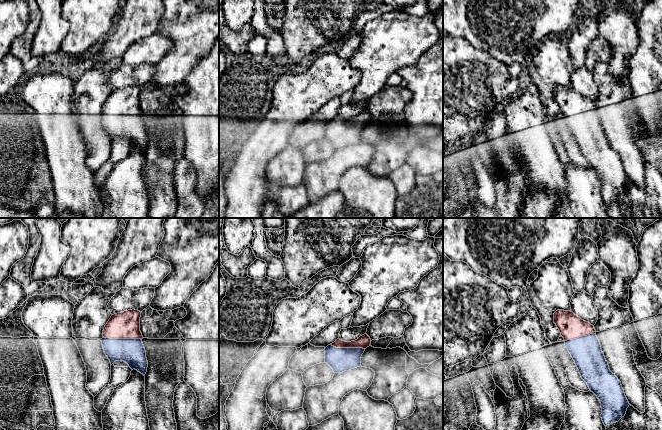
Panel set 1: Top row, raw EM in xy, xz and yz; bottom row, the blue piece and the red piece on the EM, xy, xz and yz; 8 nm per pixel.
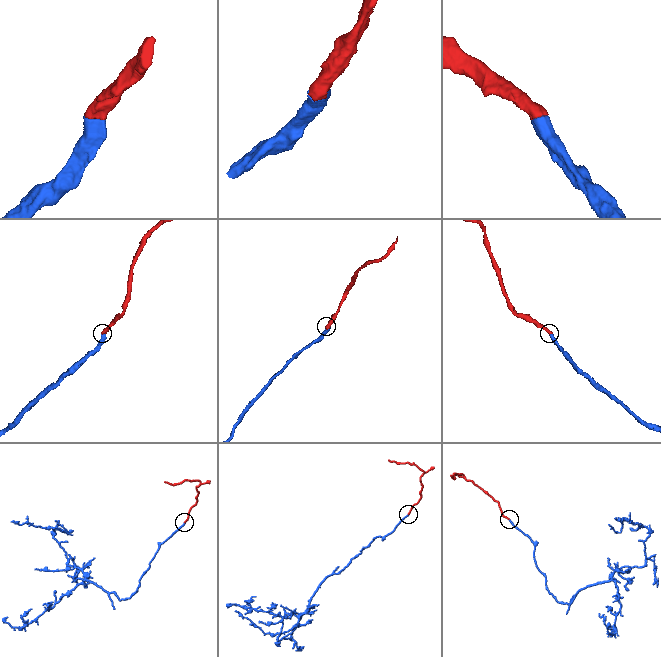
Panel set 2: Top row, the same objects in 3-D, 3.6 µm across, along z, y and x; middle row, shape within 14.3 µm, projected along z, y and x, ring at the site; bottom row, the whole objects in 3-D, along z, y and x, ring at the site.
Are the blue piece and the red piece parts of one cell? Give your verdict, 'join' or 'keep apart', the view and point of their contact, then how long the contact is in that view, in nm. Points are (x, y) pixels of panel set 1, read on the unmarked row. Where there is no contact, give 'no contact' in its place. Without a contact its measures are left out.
join | xy (122, 115) | 300 nm

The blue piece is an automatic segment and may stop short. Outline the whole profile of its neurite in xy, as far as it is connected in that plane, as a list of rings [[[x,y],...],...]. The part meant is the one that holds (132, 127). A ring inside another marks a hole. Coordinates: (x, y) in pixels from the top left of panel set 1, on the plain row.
[[[135,85],[112,91],[104,103],[101,117],[111,141],[124,137],[132,146],[145,152],[148,137],[142,119],[140,93],[141,88]]]

